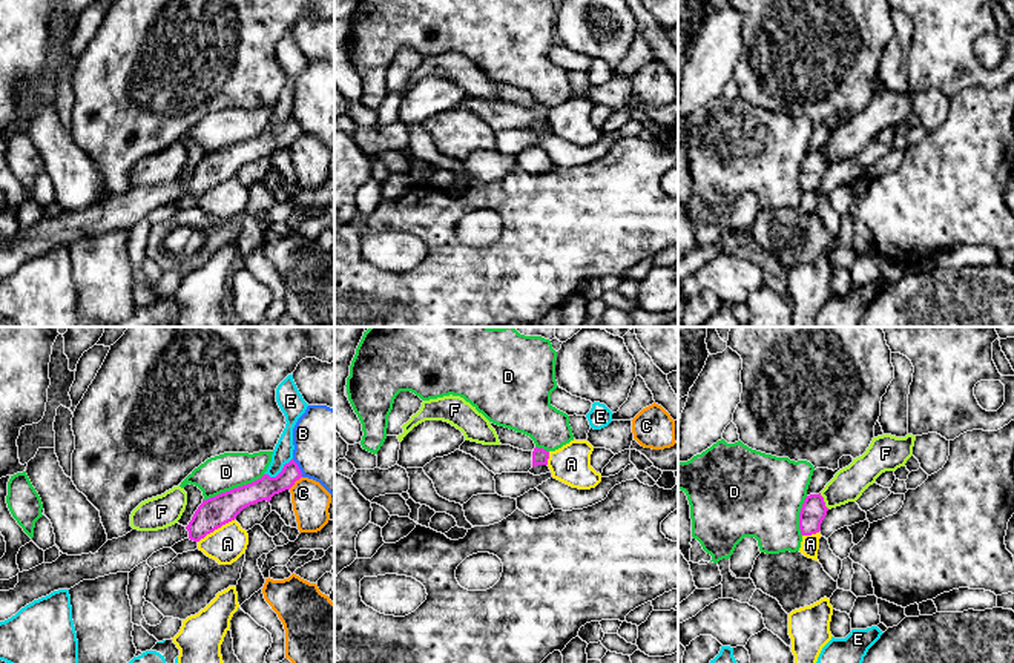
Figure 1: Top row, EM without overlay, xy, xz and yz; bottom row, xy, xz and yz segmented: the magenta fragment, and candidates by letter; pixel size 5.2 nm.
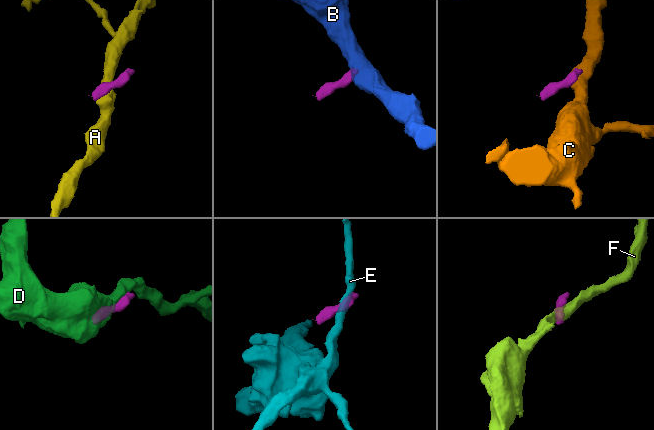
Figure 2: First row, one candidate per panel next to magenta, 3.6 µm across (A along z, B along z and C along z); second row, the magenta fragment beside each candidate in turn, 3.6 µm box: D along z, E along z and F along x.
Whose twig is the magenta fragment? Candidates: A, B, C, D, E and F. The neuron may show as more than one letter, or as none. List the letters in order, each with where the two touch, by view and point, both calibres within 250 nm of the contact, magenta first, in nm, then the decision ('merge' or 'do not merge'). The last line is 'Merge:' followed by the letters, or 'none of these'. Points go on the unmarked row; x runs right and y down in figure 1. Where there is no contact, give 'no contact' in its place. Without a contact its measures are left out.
A: xy (215, 184) | 160/190 nm | do not merge
B: xy (298, 125) | 120/400 nm | do not merge
C: xy (295, 137) | 120/190 nm | do not merge
D: xy (233, 145) | 160/190 nm | do not merge
E: xy (279, 129) | 120/110 nm | do not merge
F: yz (823, 157) | 130/170 nm | do not merge
Merge: none of these

